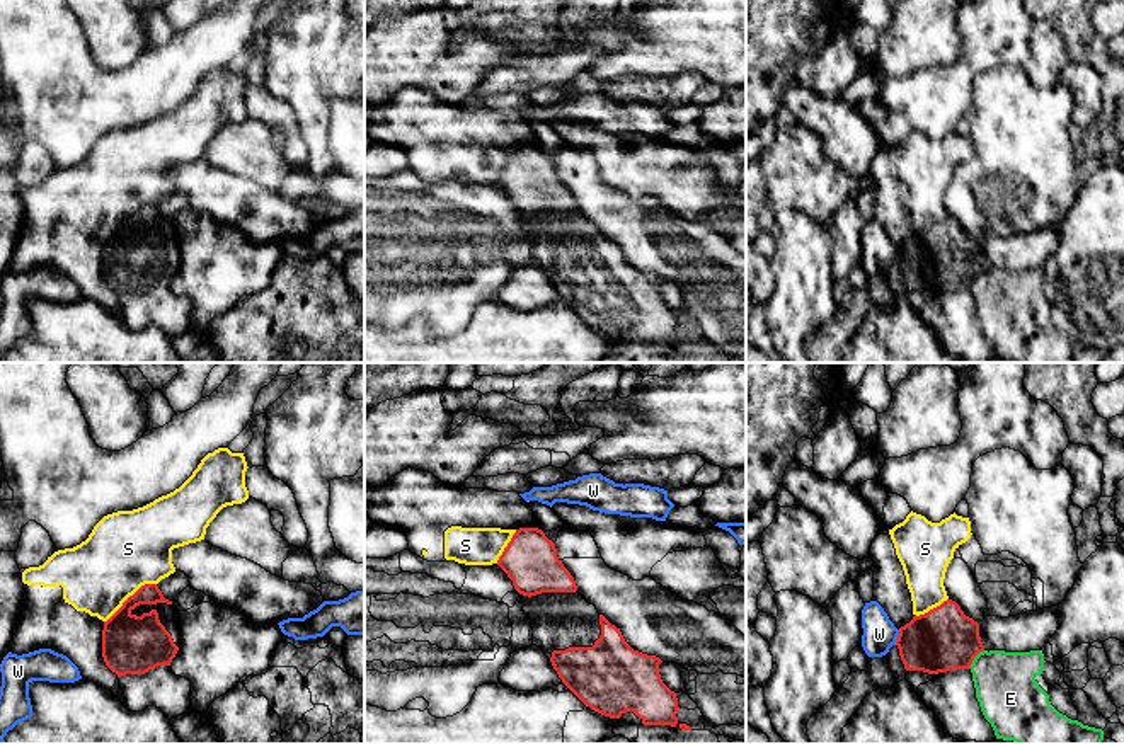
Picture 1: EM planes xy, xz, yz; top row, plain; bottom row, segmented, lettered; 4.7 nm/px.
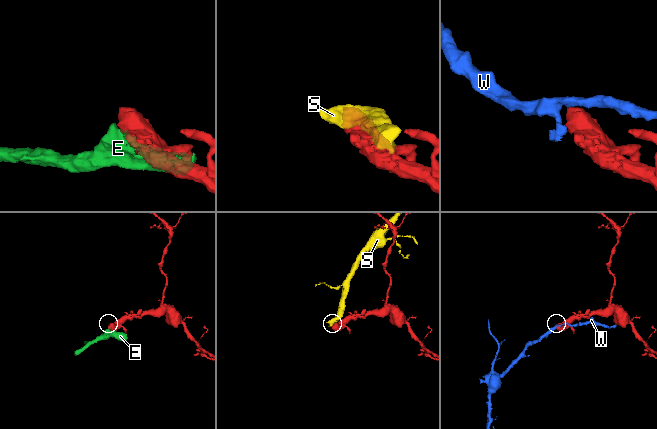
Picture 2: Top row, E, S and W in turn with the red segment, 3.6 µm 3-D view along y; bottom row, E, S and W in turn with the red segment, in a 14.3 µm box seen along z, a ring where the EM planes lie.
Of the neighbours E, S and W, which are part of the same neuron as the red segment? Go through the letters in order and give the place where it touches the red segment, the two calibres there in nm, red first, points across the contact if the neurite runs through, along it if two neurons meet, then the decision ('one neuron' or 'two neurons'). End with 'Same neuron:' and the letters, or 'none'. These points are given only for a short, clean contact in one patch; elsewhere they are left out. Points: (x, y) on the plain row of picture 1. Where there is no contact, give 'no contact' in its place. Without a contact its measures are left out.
E: yz (973, 278) | 300/300 nm | two neurons
S: xy (130, 215) | 280/360 nm | along xy (155, 201), (140, 205), (104, 240) | two neurons
W: yz (898, 256) | 300/160 nm | along yz (900, 249), (894, 263) | two neurons
Same neuron: none

